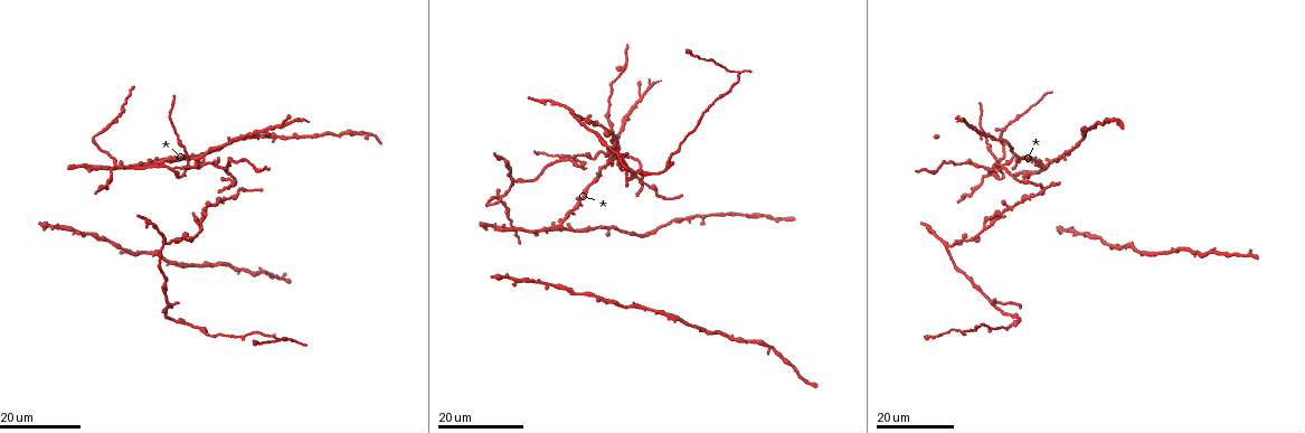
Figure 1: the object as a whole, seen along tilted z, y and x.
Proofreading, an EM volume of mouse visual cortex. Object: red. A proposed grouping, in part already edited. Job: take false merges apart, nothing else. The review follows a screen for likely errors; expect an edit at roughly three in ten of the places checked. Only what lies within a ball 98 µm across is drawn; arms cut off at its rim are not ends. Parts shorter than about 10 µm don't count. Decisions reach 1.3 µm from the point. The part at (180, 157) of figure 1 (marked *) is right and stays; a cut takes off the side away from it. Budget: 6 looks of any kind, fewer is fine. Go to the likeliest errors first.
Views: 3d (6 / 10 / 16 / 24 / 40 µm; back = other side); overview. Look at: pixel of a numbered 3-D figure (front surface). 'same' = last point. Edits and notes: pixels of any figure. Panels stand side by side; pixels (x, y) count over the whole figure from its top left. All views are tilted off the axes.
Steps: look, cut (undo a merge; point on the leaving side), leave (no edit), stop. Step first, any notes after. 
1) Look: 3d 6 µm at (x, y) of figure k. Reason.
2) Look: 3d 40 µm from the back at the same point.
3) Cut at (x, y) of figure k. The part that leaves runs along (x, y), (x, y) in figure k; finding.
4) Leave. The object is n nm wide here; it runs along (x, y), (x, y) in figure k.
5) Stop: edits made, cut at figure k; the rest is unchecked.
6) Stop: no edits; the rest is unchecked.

Look: 3d 16 µm at (172, 304) of figure 1. Four or more arms meet.

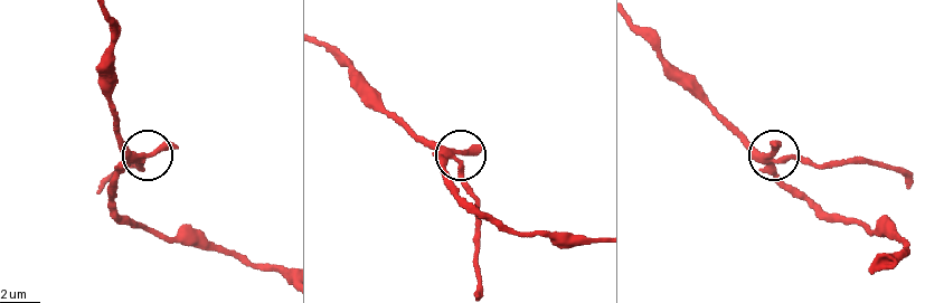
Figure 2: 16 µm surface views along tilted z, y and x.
Look: 3d 10 µm at (451, 153) of figure 2. Zoom in.

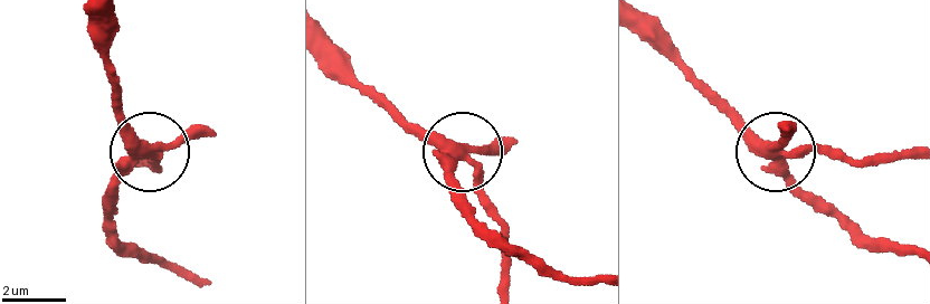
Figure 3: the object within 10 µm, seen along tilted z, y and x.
Leave. It runs along (641, 38), (766, 142), (799, 155), (878, 155) in figure 3; one neuron here.

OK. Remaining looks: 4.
Look: 3d 16 µm at (174, 169) of figure 1. Three-way junction.

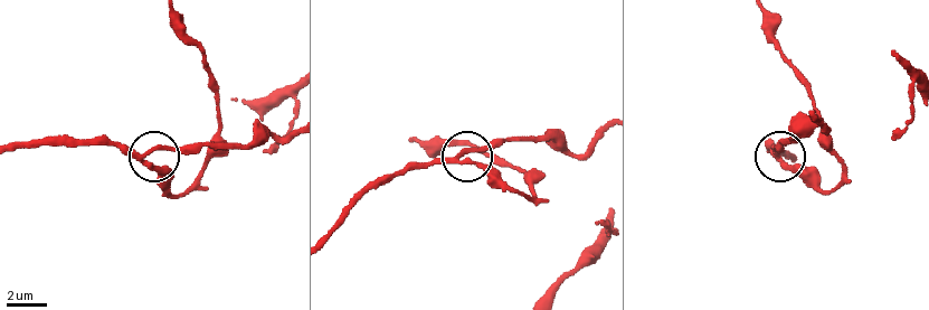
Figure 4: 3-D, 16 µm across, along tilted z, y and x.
Look: 3d 6 µm at (149, 164) of figure 4.

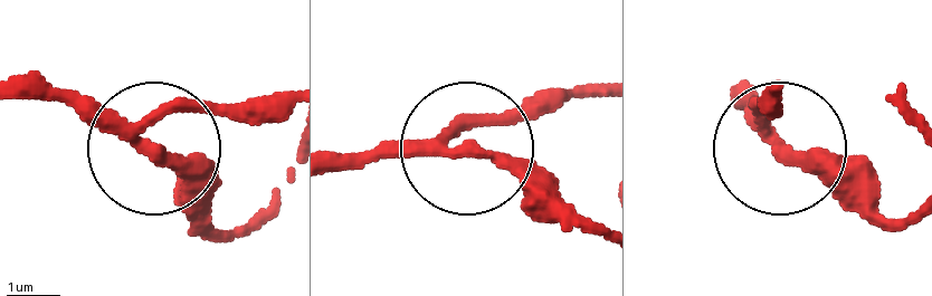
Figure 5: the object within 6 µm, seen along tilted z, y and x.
Leave. 3 arms meet here; all the same neuron.

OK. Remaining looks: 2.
Look: 3d 24 µm at (214, 167) of figure 1. Side arm on a straight run.

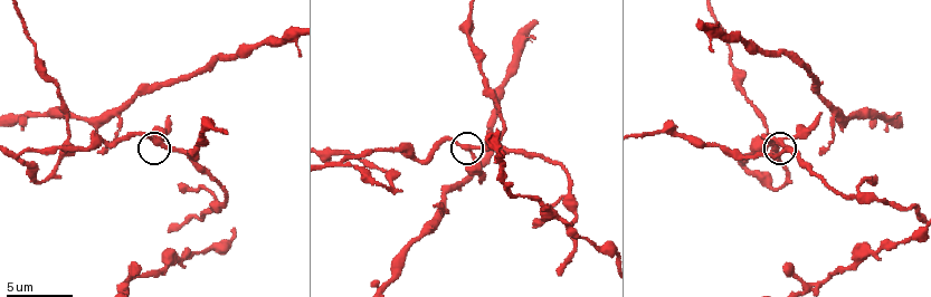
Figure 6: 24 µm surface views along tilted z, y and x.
Look: 3d 6 µm at (156, 143) of figure 6.

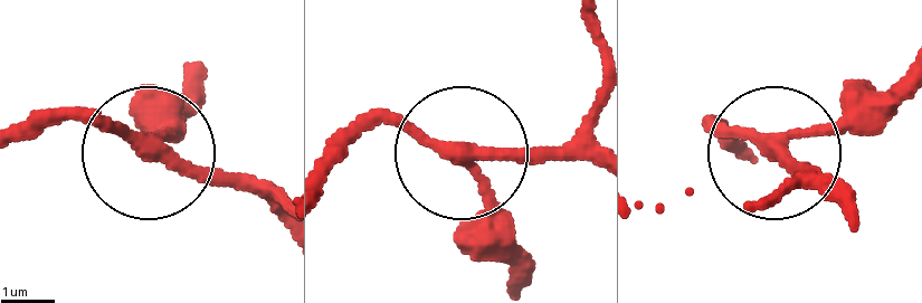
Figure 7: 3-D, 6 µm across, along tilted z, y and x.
Leave. 3 arms meet here; one neuron here.

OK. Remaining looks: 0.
Stop: no edits; the rest is unchecked.

